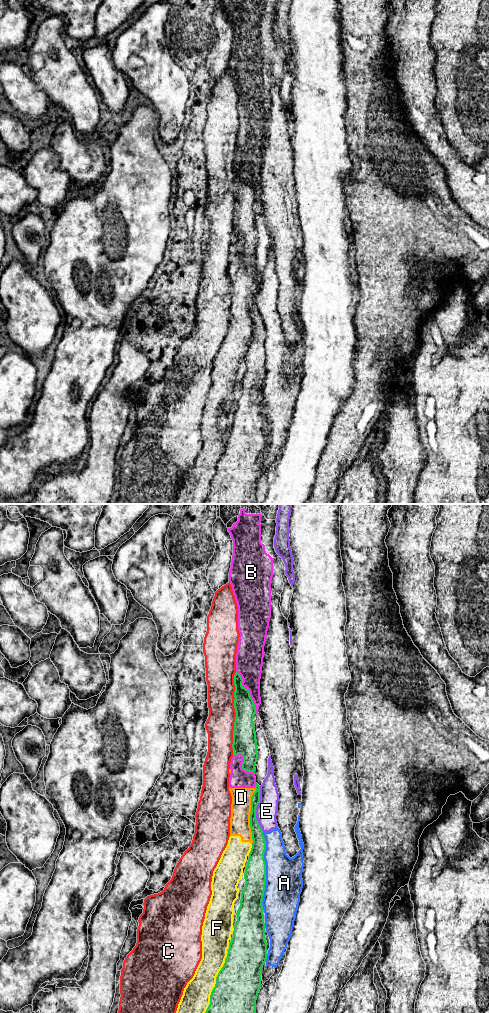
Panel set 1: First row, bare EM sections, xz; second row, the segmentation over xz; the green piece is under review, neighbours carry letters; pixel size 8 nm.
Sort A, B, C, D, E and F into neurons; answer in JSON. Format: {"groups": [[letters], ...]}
{"groups": [["A", "E"], ["B", "D", "F"], ["C"]]}

